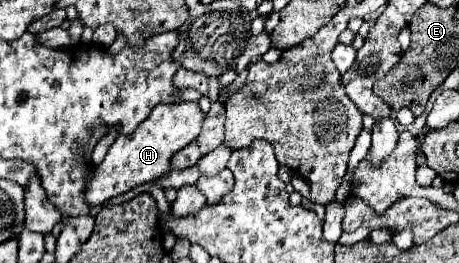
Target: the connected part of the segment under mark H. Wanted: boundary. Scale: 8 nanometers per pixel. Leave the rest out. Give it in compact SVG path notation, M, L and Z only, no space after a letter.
M195 102L159 104L147 120L143 120L131 136L115 138L105 160L95 168L93 178L85 186L85 202L89 206L103 206L115 196L121 196L141 184L155 182L171 172L169 162L175 152L191 144L201 132L203 112Z

